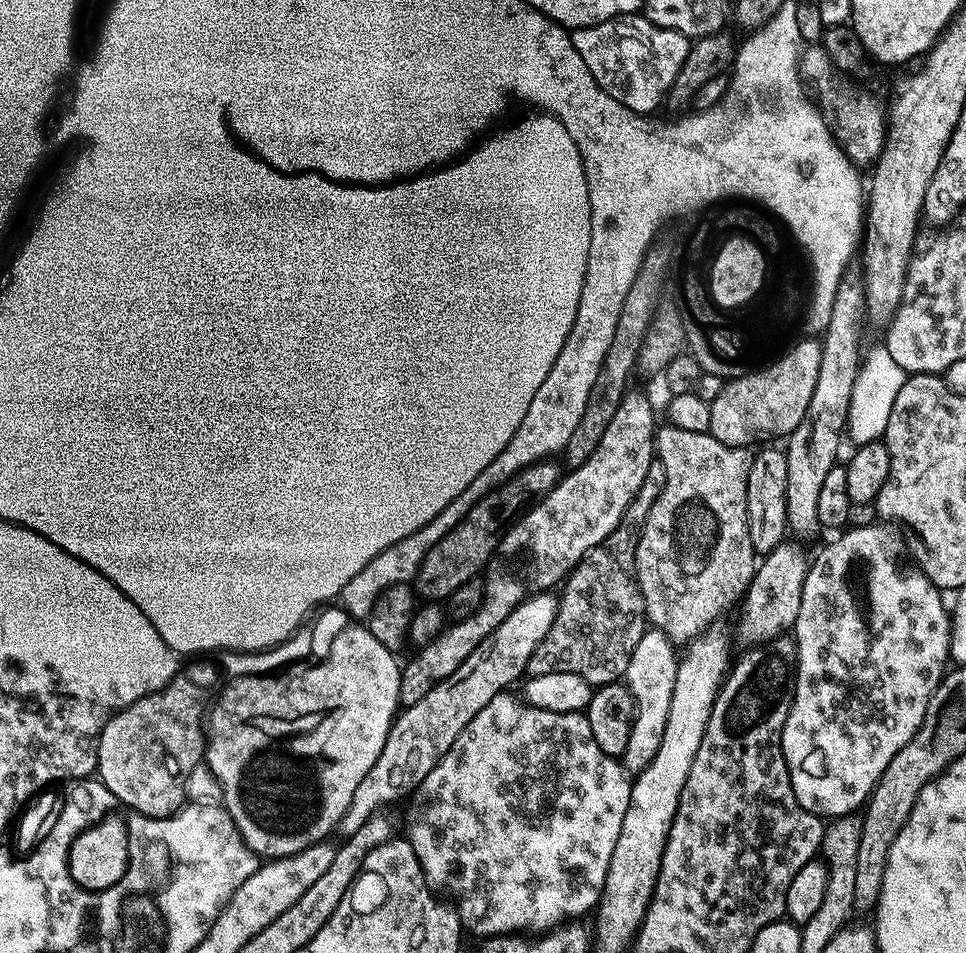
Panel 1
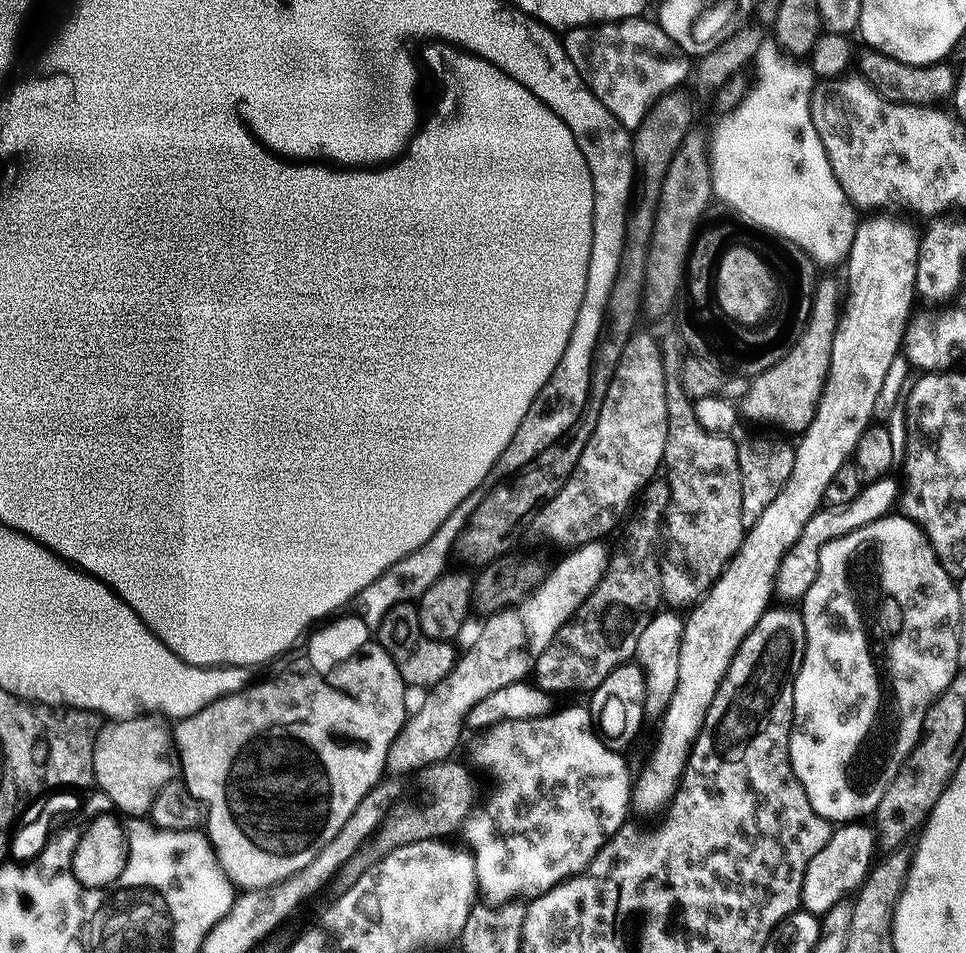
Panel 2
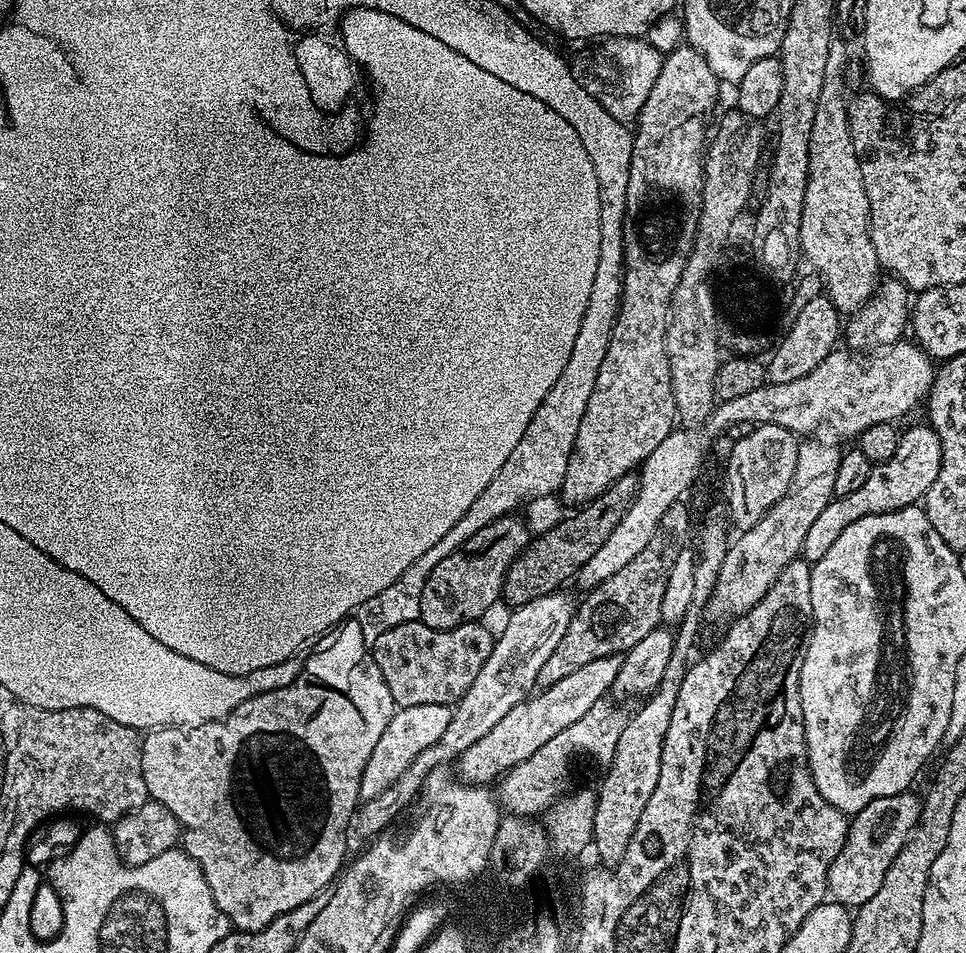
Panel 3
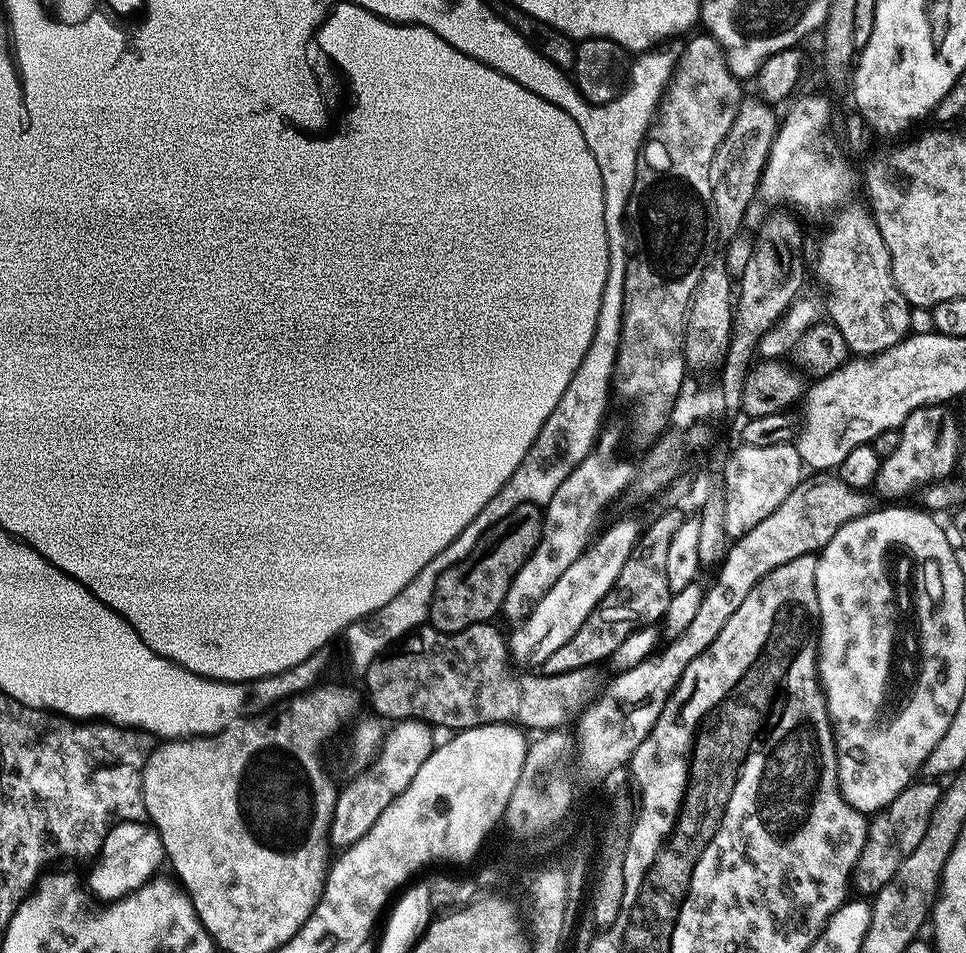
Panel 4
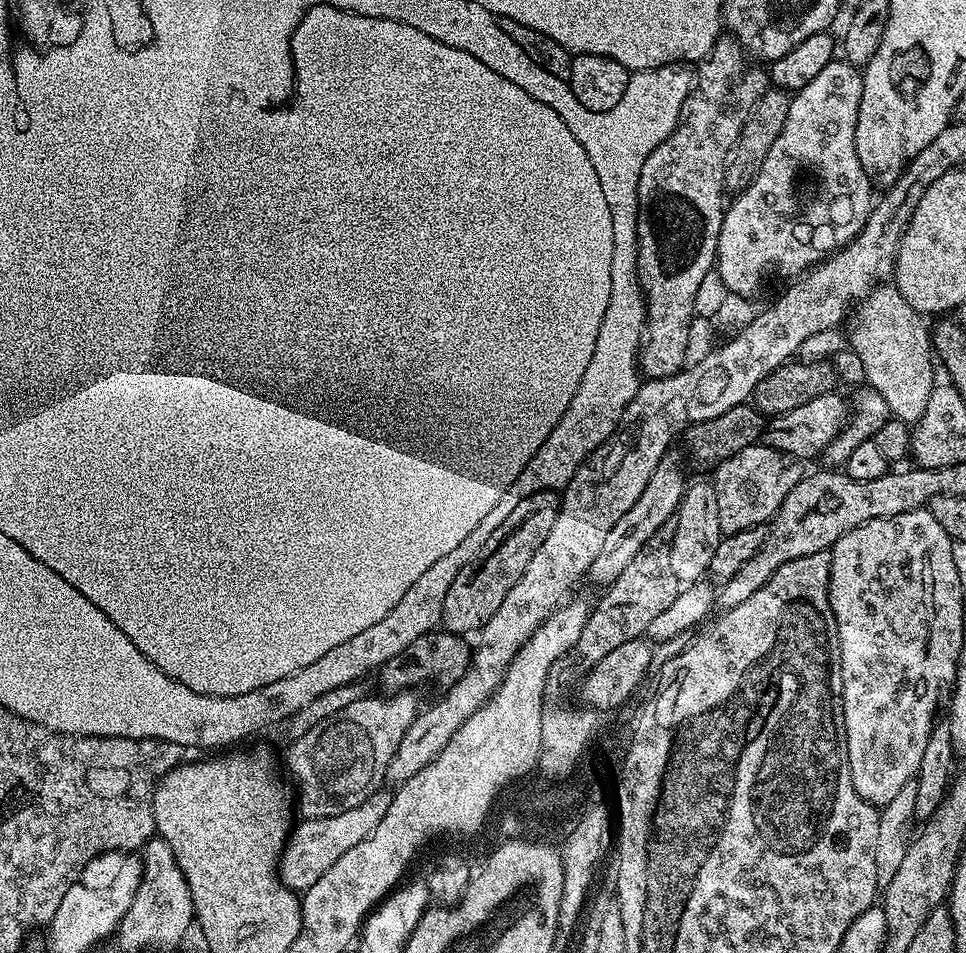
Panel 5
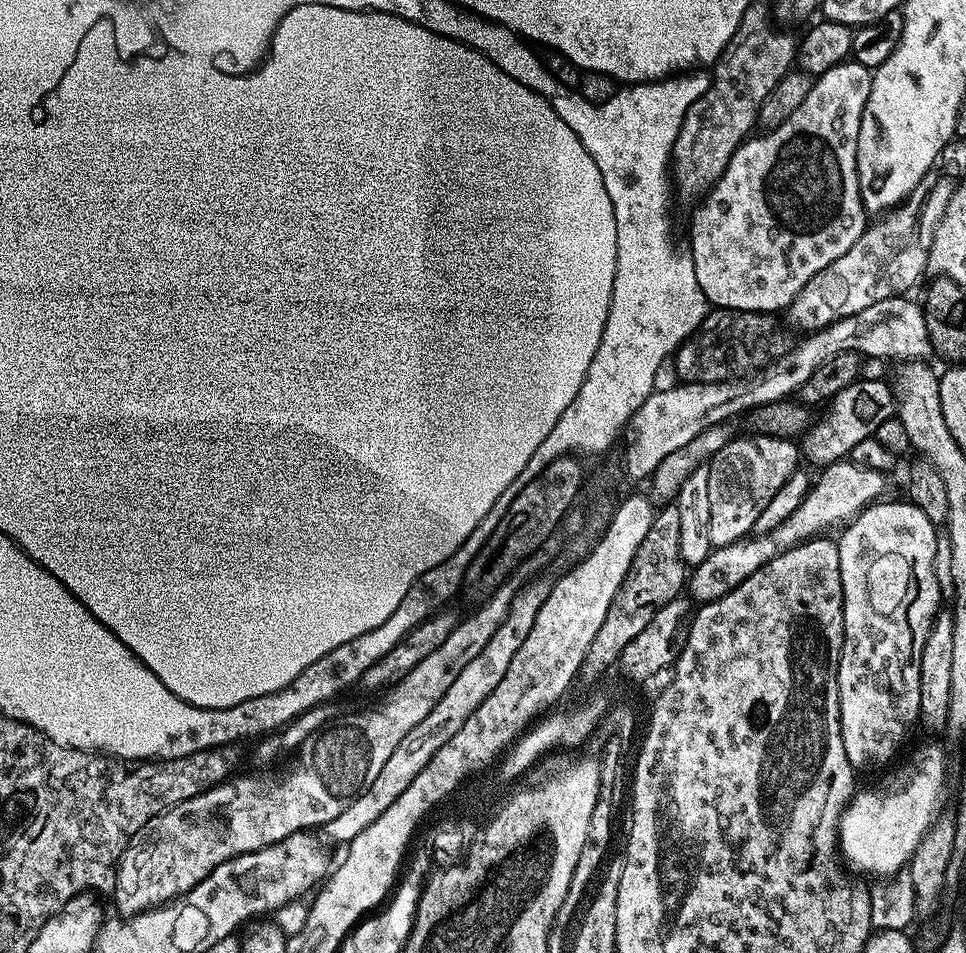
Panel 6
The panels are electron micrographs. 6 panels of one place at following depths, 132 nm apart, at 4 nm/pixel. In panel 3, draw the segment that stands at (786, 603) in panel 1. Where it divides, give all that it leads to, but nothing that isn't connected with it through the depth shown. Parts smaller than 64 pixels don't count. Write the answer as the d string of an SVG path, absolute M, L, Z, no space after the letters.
M921 422L913 428L903 429L894 458L890 458L885 464L873 464L870 478L866 478L865 484L859 490L854 490L854 494L833 498L826 510L822 510L818 518L814 518L810 530L806 530L803 559L809 562L820 560L822 554L826 554L830 546L834 546L838 534L842 534L846 526L858 522L858 518L913 507L930 490L934 478L938 478L941 462L942 446L938 442L938 434L927 423Z

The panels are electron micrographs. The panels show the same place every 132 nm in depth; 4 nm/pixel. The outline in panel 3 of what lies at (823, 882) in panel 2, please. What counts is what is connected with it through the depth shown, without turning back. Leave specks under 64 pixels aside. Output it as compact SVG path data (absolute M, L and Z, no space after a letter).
M909 790L886 798L874 798L874 802L851 817L846 842L842 850L838 850L838 858L834 858L828 867L828 896L835 903L855 910L878 894L878 886L882 886L890 862L898 858L898 850L902 850L920 817L921 797L914 793Z

